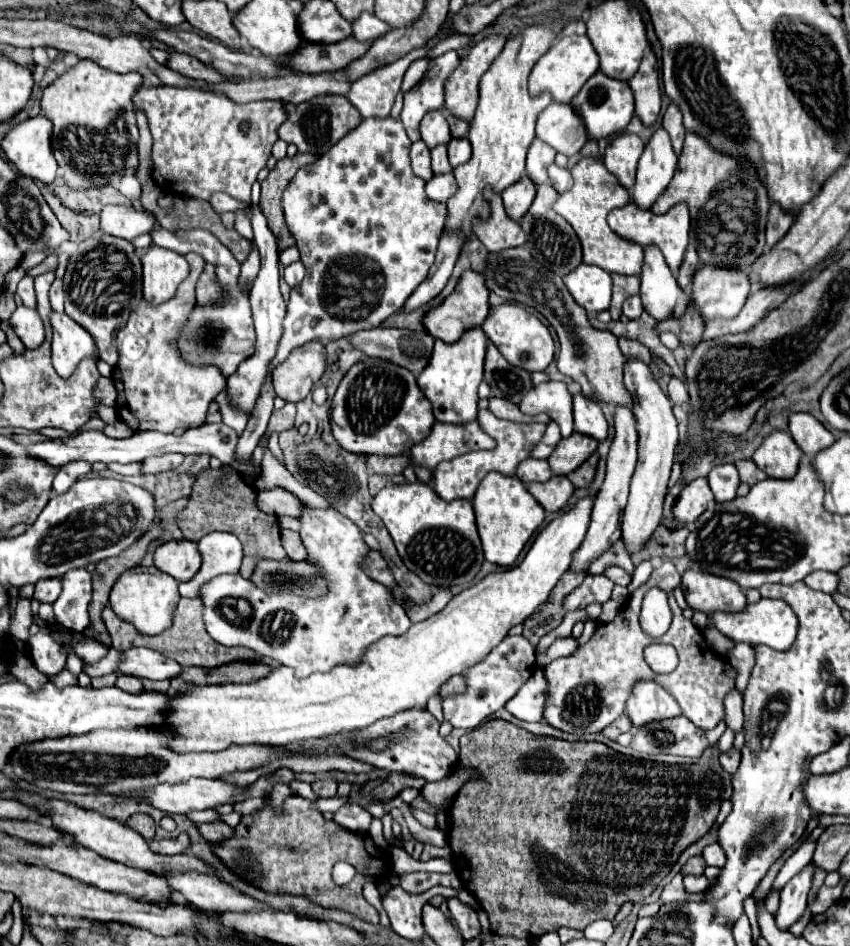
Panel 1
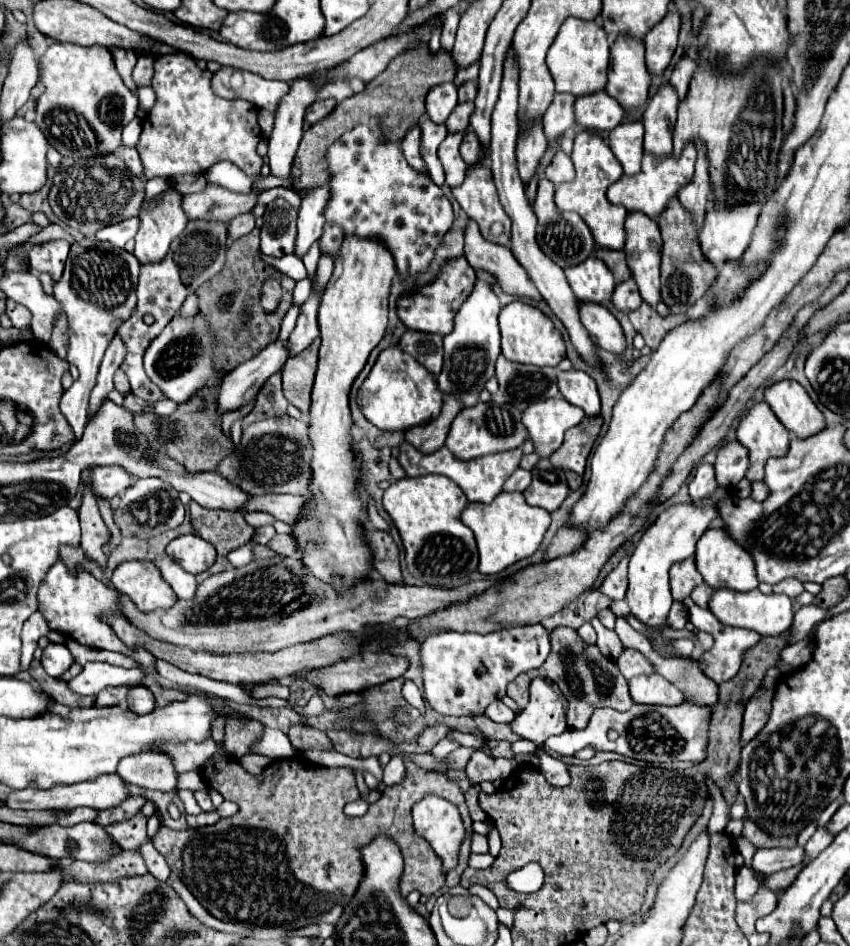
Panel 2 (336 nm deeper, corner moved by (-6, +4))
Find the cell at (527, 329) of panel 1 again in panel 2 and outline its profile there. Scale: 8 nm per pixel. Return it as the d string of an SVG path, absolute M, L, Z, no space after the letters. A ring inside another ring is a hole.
M514 301L500 311L500 333L502 333L502 355L516 363L530 363L536 367L556 367L564 357L564 341L560 331L554 329L552 321L536 307Z

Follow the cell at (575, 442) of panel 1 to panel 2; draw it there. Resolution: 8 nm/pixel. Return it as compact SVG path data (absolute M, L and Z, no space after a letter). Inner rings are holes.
M584 417L584 421L578 425L578 429L570 429L564 435L564 443L560 449L556 449L548 459L554 467L560 469L570 469L574 473L584 473L586 467L586 459L592 451L592 445L600 433L602 427L602 417L594 417L588 419Z

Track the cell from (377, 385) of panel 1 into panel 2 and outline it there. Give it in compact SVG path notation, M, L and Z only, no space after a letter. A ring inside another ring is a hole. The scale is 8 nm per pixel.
M400 347L384 349L370 375L364 379L356 403L364 417L382 431L406 431L436 419L442 409L442 393L432 377L412 355L406 355Z

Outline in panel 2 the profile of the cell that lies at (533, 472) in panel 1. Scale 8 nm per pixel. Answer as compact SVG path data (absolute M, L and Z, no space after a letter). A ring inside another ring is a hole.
M516 469L504 483L504 491L524 491L530 483L532 483L532 473L524 469Z

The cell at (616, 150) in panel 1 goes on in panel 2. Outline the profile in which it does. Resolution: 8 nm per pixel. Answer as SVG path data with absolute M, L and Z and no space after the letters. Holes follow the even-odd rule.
M638 121L620 123L610 133L610 149L620 161L626 175L640 173L638 169L642 167L642 137L644 127Z

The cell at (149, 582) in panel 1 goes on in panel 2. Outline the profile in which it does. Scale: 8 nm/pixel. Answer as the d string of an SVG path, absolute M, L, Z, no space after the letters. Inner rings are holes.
M124 561L114 569L110 581L120 593L130 597L142 613L170 609L178 599L152 561Z

